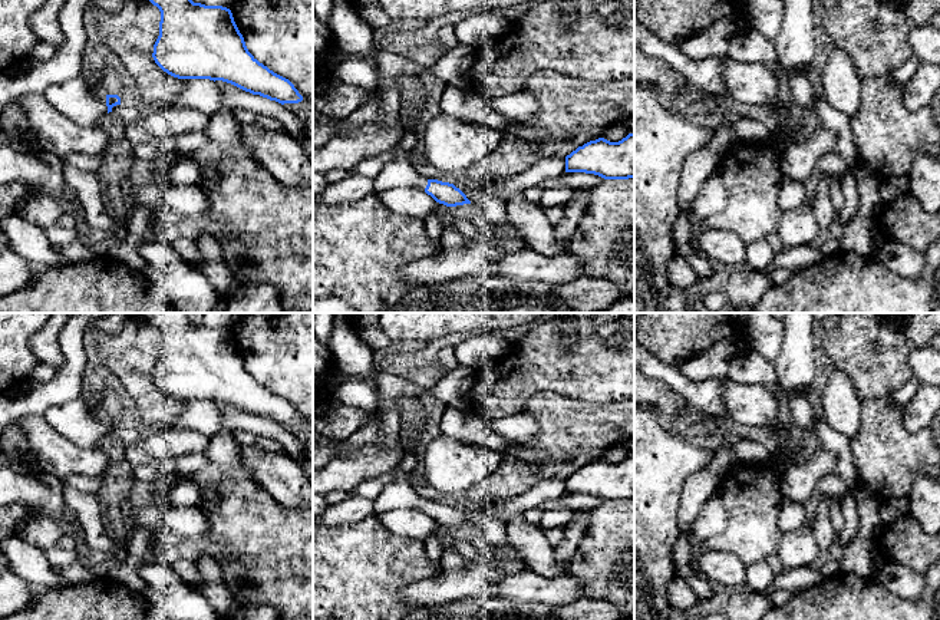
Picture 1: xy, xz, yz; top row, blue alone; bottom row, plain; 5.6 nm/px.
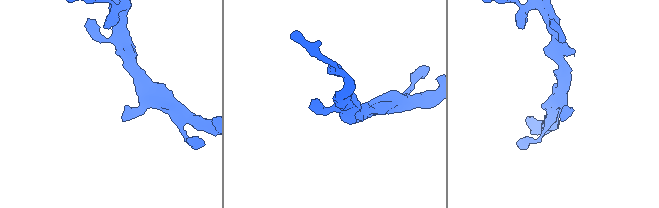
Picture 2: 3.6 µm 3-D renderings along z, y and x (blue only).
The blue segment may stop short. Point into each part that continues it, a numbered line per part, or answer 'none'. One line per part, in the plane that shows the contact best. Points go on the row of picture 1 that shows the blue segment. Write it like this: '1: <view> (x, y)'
1: xy (71, 98)

